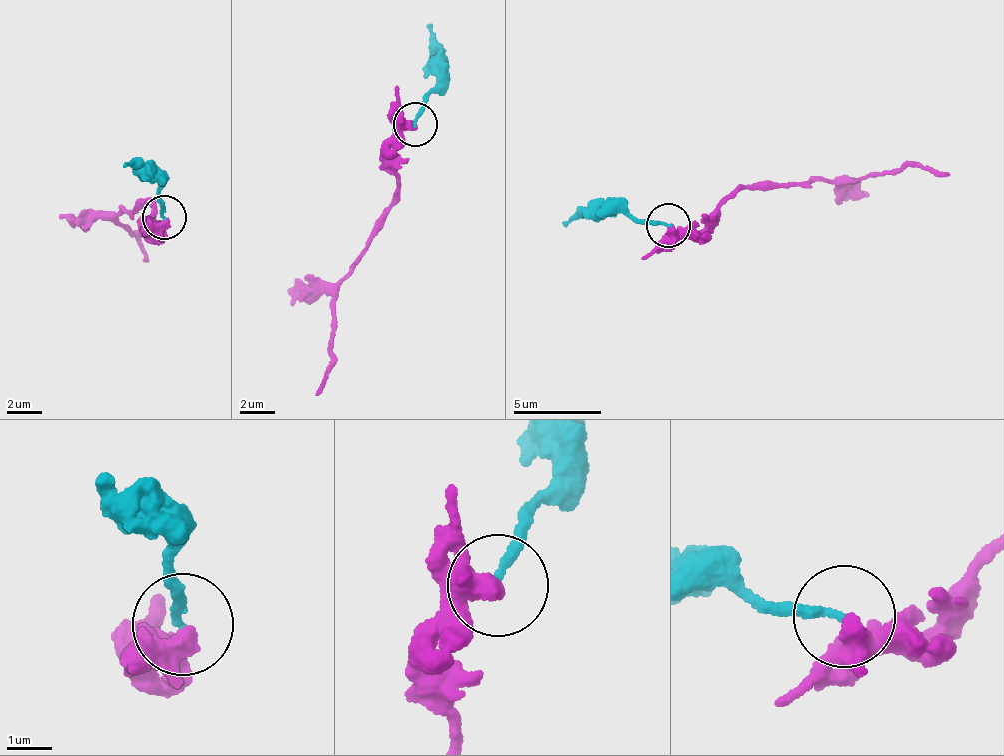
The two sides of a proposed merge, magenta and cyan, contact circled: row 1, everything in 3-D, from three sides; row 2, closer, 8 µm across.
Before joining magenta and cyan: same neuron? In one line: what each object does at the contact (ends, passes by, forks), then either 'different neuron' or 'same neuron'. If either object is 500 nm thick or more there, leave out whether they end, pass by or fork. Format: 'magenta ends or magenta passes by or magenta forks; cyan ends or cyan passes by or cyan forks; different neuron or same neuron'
magenta forks; cyan ends; different neuron

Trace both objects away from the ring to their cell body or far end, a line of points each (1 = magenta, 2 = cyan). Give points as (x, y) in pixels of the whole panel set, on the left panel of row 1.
1: (165, 218), (157, 227), (148, 204), (116, 216), (142, 238), (143, 263)
2: (165, 218), (156, 203), (157, 184), (125, 163)

